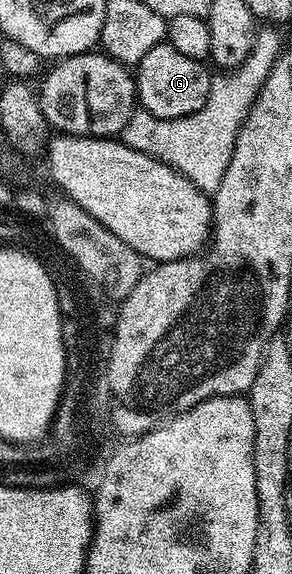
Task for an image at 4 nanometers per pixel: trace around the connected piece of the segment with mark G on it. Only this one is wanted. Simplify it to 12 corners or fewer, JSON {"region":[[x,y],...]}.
{"region":[[167,42],[134,68],[139,107],[202,110],[213,73]]}

